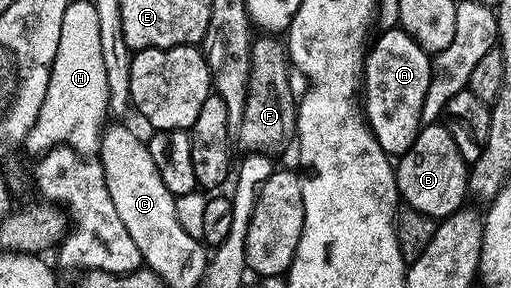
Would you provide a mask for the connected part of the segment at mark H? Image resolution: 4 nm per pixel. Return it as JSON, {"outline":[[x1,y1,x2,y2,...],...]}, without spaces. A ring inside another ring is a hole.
{"outline":[[93,16,82,26,66,24,59,36,59,48,55,52,43,108,39,108,39,116,25,137,24,149,37,156,55,146,67,145,79,154,96,155,101,149,101,135,106,129,108,114,107,68,103,68,99,20]]}

